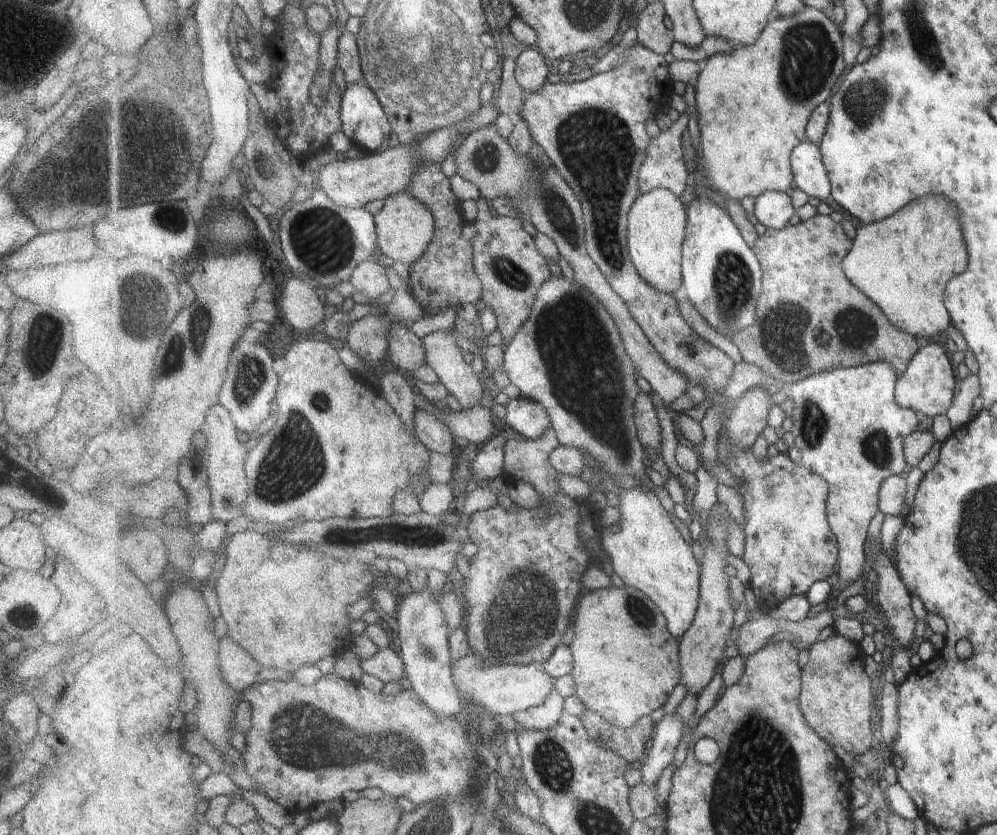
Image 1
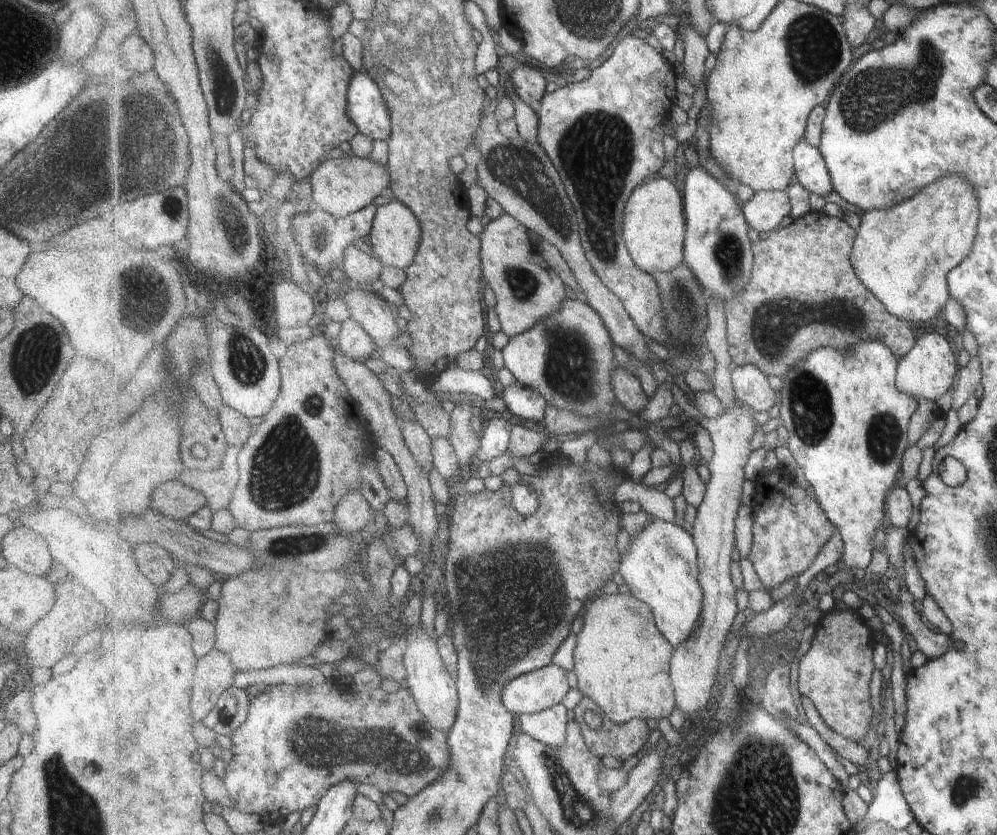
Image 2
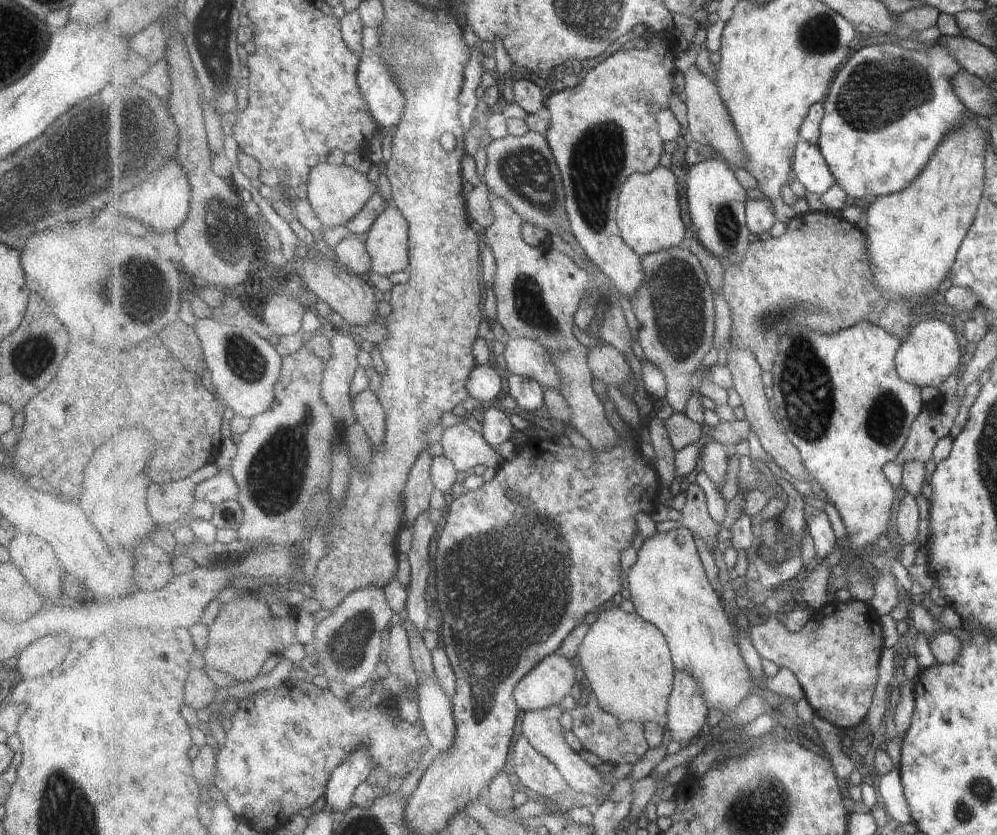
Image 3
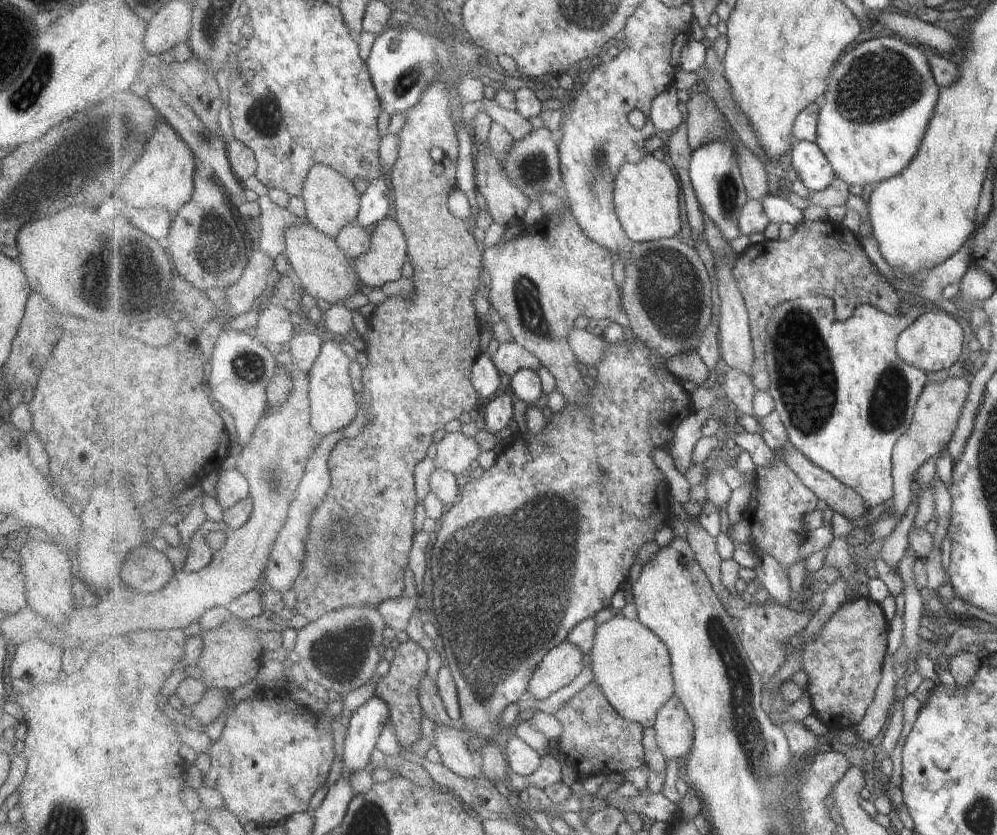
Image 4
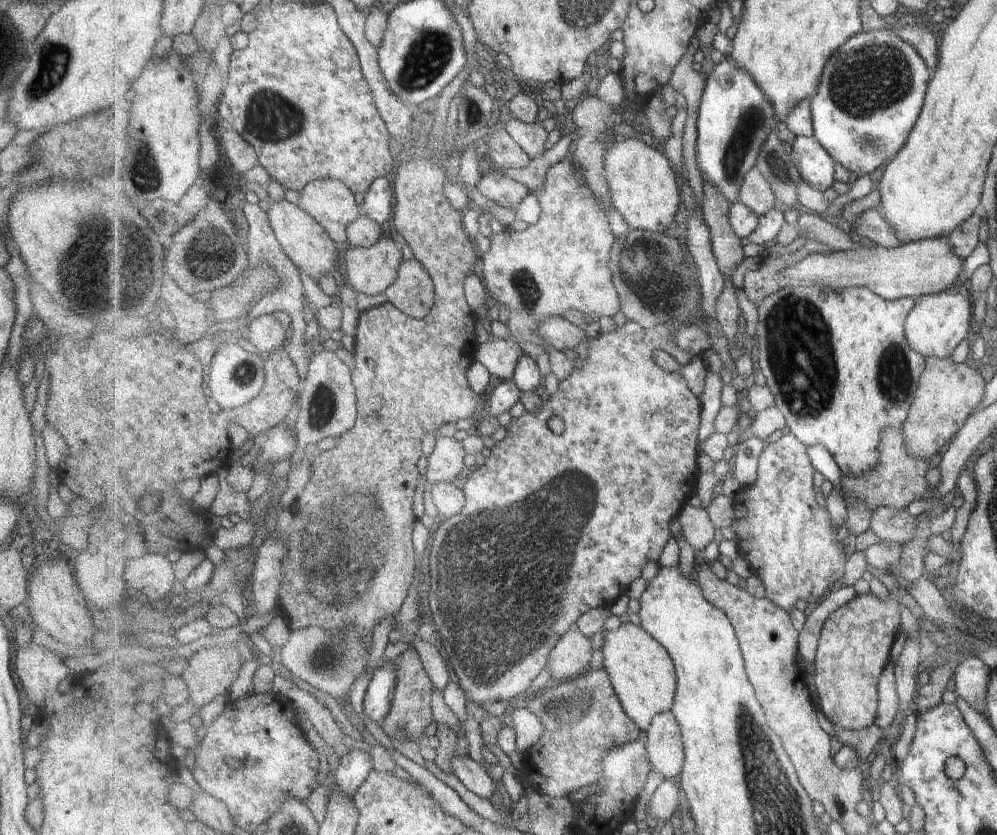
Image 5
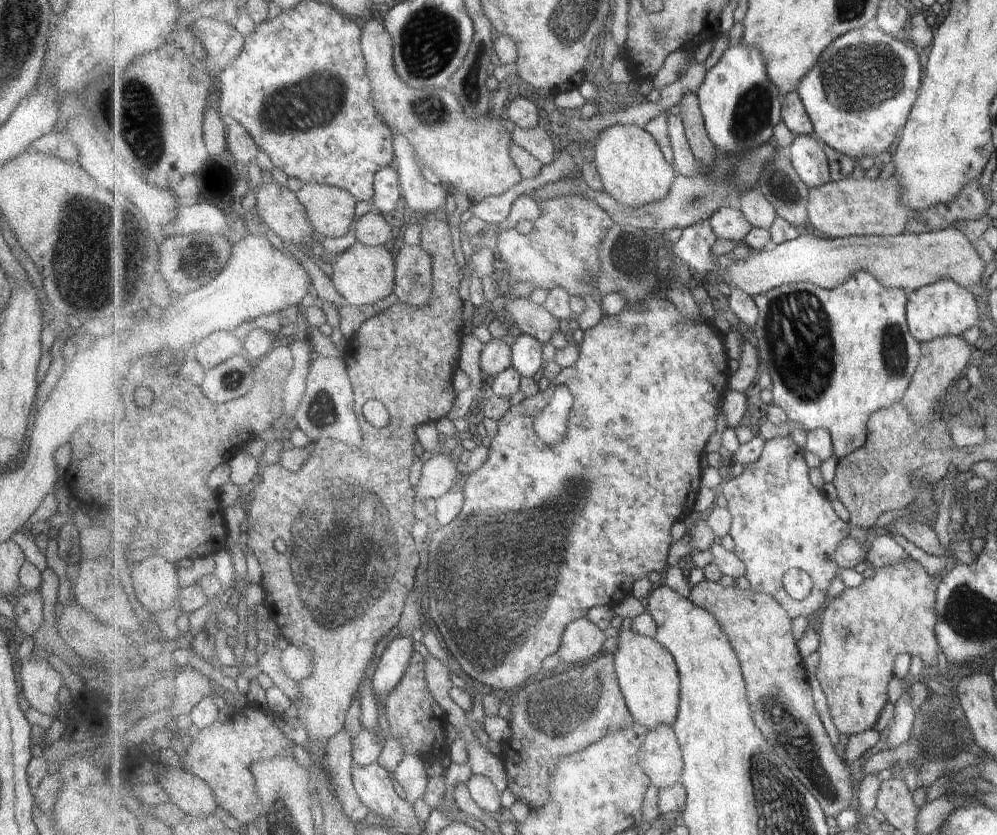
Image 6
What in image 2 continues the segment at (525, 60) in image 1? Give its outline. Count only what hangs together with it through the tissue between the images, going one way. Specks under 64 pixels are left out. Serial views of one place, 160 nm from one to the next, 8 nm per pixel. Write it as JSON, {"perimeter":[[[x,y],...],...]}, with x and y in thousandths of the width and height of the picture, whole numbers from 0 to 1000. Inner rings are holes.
{"perimeter":[[[521,77],[513,89],[513,98],[518,111],[536,129],[541,128],[543,119],[549,111],[549,96],[535,79]]]}

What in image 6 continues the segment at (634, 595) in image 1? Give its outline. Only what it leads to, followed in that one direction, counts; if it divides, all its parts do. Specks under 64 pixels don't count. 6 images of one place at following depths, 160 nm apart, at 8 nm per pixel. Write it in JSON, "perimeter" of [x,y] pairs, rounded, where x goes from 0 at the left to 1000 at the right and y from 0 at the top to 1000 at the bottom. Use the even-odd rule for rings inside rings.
{"perimeter":[[[632,753],[621,754],[619,775],[614,781],[617,788],[618,806],[624,830],[630,843],[631,850],[639,865],[655,874],[663,866],[675,869],[682,850],[682,802],[678,789],[657,763],[650,763]]]}

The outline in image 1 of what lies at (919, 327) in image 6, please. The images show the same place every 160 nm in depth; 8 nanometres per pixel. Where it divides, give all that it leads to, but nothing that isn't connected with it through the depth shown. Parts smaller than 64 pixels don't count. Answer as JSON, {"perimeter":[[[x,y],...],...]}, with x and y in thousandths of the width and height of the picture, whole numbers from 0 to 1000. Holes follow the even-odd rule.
{"perimeter":[[[927,408],[923,410],[918,426],[911,434],[911,441],[900,456],[899,478],[906,489],[935,501],[950,493],[956,477],[956,465],[958,465],[958,453],[948,422],[940,412],[929,412]]]}

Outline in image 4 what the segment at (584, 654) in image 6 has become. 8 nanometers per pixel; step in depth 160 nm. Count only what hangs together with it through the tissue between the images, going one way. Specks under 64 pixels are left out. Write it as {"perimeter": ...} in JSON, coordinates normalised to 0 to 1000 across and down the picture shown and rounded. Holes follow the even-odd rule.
{"perimeter":[[[571,768],[555,776],[534,807],[531,834],[545,838],[571,822],[587,802],[585,783],[579,772]]]}

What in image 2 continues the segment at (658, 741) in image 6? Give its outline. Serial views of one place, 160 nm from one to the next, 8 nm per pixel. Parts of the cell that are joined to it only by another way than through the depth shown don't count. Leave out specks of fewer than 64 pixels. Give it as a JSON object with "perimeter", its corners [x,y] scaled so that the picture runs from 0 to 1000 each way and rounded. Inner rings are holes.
{"perimeter":[[[744,484],[744,487],[737,487],[719,501],[712,502],[707,498],[697,501],[698,507],[707,511],[713,521],[716,529],[715,549],[709,554],[713,565],[713,574],[709,578],[709,587],[706,600],[700,606],[699,623],[695,628],[694,641],[700,656],[700,674],[702,678],[702,701],[706,709],[705,734],[697,759],[691,763],[687,771],[676,777],[674,786],[674,800],[672,808],[674,820],[678,828],[679,848],[687,853],[687,859],[692,859],[699,863],[698,857],[705,853],[711,843],[711,836],[715,831],[715,822],[720,813],[719,802],[721,802],[721,788],[723,778],[728,774],[729,759],[735,750],[735,743],[739,738],[739,719],[737,719],[738,702],[734,693],[735,656],[738,655],[738,623],[743,604],[743,589],[747,580],[747,556],[753,549],[753,525],[758,517],[759,507],[755,502],[756,491],[751,486]]]}

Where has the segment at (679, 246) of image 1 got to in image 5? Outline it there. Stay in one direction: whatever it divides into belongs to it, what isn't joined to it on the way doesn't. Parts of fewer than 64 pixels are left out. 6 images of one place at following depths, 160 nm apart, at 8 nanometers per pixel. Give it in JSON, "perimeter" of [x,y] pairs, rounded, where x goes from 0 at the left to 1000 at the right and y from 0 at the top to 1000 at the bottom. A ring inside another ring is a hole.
{"perimeter":[[[639,165],[618,168],[607,188],[608,212],[612,220],[615,248],[626,261],[631,277],[657,277],[675,279],[679,277],[677,256],[681,251],[681,225],[679,207],[666,182],[649,175]]]}

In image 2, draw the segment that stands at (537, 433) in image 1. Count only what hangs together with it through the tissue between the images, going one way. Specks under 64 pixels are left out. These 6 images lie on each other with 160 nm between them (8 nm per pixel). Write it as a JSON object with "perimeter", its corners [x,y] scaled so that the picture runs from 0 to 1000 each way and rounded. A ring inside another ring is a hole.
{"perimeter":[[[521,457],[506,466],[505,479],[511,498],[517,497],[537,507],[547,501],[547,486],[550,484],[547,475]]]}

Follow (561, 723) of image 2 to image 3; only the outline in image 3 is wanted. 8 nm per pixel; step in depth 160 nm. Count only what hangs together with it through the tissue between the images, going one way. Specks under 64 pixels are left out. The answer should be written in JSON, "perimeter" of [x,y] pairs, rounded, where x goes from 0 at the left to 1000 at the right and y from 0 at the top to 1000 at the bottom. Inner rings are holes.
{"perimeter":[[[561,844],[538,851],[529,851],[524,860],[524,877],[531,885],[531,889],[546,903],[567,931],[567,934],[576,944],[577,947],[591,950],[598,956],[599,965],[608,959],[608,954],[612,952],[615,943],[615,935],[611,932],[603,932],[601,925],[587,910],[583,903],[580,903],[569,891],[565,877],[568,874],[563,867],[562,860],[566,850]]]}

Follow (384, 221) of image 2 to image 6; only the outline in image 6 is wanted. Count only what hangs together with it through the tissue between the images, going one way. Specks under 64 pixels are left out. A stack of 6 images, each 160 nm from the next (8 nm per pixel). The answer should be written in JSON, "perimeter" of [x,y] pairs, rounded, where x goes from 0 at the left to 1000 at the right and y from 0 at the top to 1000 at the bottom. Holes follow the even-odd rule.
{"perimeter":[[[359,289],[334,315],[335,339],[349,364],[370,366],[382,362],[395,350],[397,310],[394,311],[390,298],[390,295],[373,296]]]}

